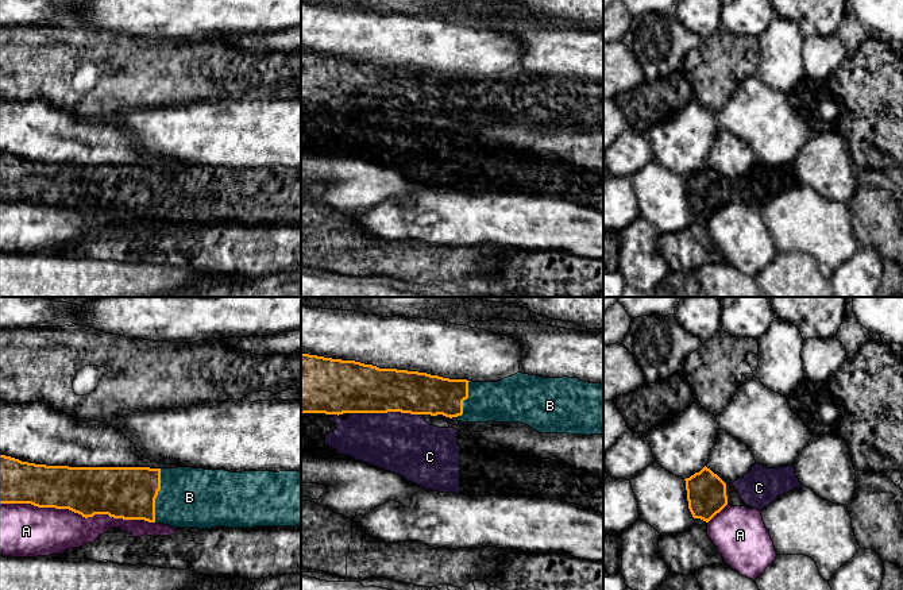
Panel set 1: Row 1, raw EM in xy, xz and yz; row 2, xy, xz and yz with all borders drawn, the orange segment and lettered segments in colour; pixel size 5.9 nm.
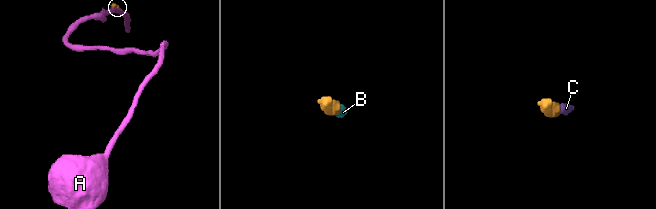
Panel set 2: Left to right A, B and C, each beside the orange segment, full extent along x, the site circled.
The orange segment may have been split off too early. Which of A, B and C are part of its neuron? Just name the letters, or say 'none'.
B

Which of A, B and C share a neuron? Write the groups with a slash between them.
A / B / C

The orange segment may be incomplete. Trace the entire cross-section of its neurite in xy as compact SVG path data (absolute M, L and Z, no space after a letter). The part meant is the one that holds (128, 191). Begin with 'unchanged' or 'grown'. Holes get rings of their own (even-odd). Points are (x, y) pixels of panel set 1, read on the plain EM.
grown; M0 153L0 201L69 207L85 216L108 212L113 216L144 217L171 225L298 224L301 223L301 169L231 170L193 165L69 165L35 162Z

